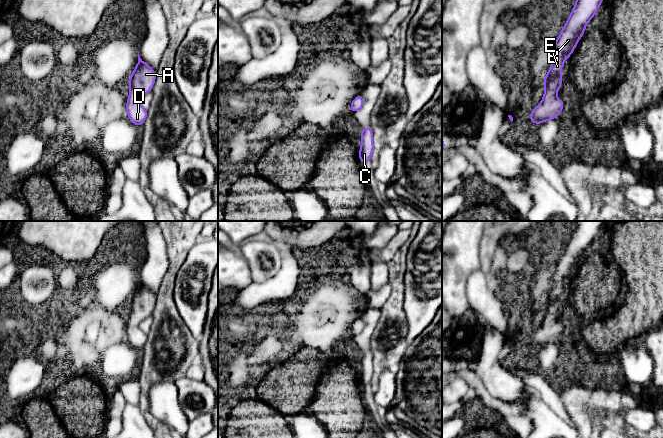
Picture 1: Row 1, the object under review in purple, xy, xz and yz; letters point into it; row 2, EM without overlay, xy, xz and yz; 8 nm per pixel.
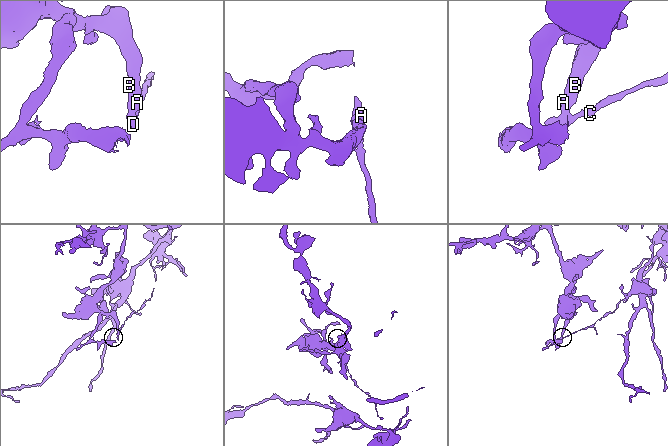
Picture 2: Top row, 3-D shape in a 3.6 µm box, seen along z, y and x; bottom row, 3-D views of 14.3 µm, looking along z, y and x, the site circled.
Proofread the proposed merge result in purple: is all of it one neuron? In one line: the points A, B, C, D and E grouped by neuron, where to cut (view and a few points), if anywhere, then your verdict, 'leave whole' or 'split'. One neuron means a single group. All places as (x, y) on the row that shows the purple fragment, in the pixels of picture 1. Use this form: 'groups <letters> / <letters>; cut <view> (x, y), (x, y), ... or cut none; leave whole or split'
groups A B E / C D; cut xz (358, 96), (359, 105), (353, 108), (355, 111); split

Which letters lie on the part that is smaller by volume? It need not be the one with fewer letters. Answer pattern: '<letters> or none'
C, D

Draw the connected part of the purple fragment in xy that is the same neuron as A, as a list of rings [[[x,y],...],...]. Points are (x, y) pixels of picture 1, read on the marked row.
[[[138,54],[137,66],[128,80],[130,87],[129,97],[140,99],[146,93],[151,92],[155,80],[156,73],[154,69],[144,62]]]

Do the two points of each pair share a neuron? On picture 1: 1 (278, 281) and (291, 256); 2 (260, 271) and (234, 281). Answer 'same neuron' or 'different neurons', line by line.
1: same neuron
2: different neurons

